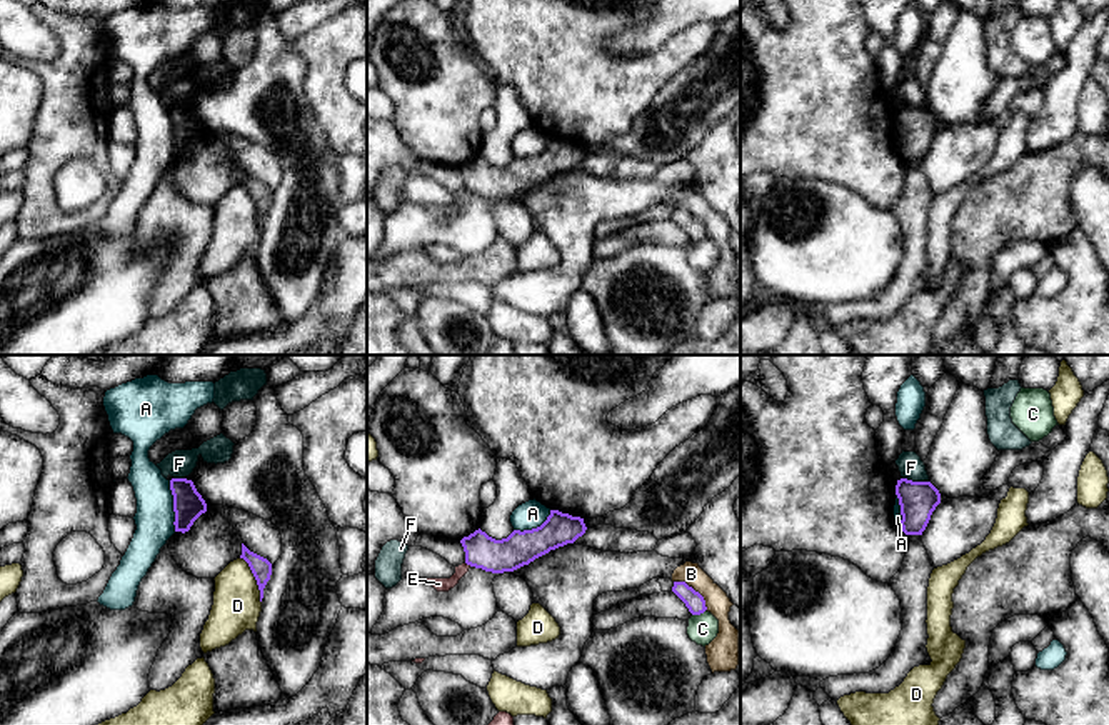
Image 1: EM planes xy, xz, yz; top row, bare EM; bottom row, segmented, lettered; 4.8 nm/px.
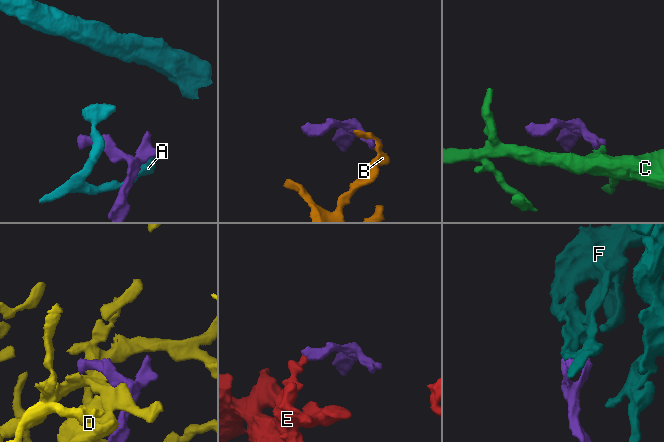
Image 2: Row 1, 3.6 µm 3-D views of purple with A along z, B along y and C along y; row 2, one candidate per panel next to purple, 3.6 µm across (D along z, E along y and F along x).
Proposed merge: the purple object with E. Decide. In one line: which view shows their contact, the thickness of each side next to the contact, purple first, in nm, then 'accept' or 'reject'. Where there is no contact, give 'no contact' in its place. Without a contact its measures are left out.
contact in xz; calibres 160 and 60 nm; reject

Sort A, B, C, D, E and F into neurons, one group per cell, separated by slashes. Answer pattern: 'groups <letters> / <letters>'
groups A / B / C / D / E / F

